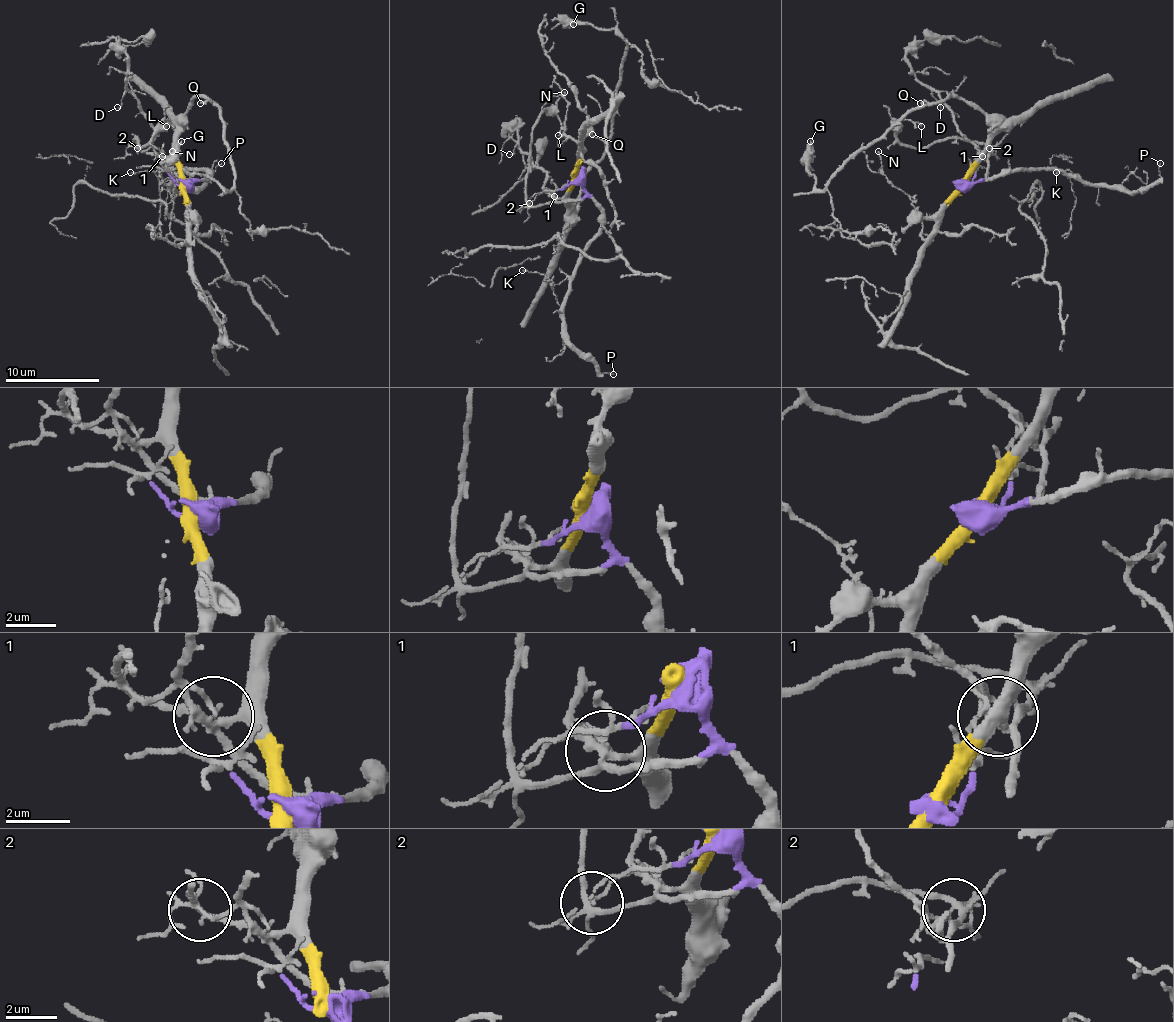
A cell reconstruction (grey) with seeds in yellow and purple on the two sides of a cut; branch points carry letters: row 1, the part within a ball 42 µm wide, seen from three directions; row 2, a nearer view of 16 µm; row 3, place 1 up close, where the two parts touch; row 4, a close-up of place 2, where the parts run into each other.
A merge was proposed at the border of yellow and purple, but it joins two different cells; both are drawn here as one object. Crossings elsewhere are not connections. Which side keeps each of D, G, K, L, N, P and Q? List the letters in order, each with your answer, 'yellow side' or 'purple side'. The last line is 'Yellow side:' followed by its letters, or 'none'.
D: yellow side
G: yellow side
K: purple side
L: purple side
N: yellow side
P: purple side
Q: yellow side
Yellow side: D, G, N, Q

